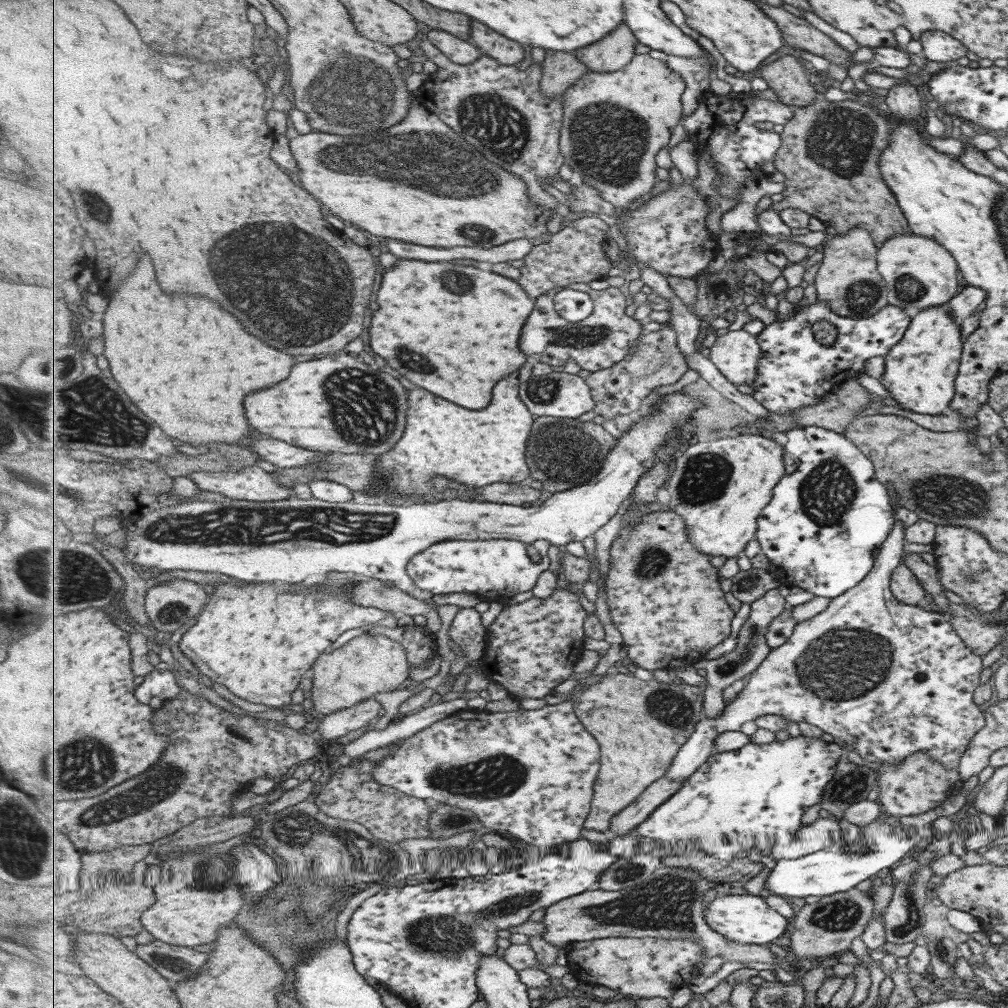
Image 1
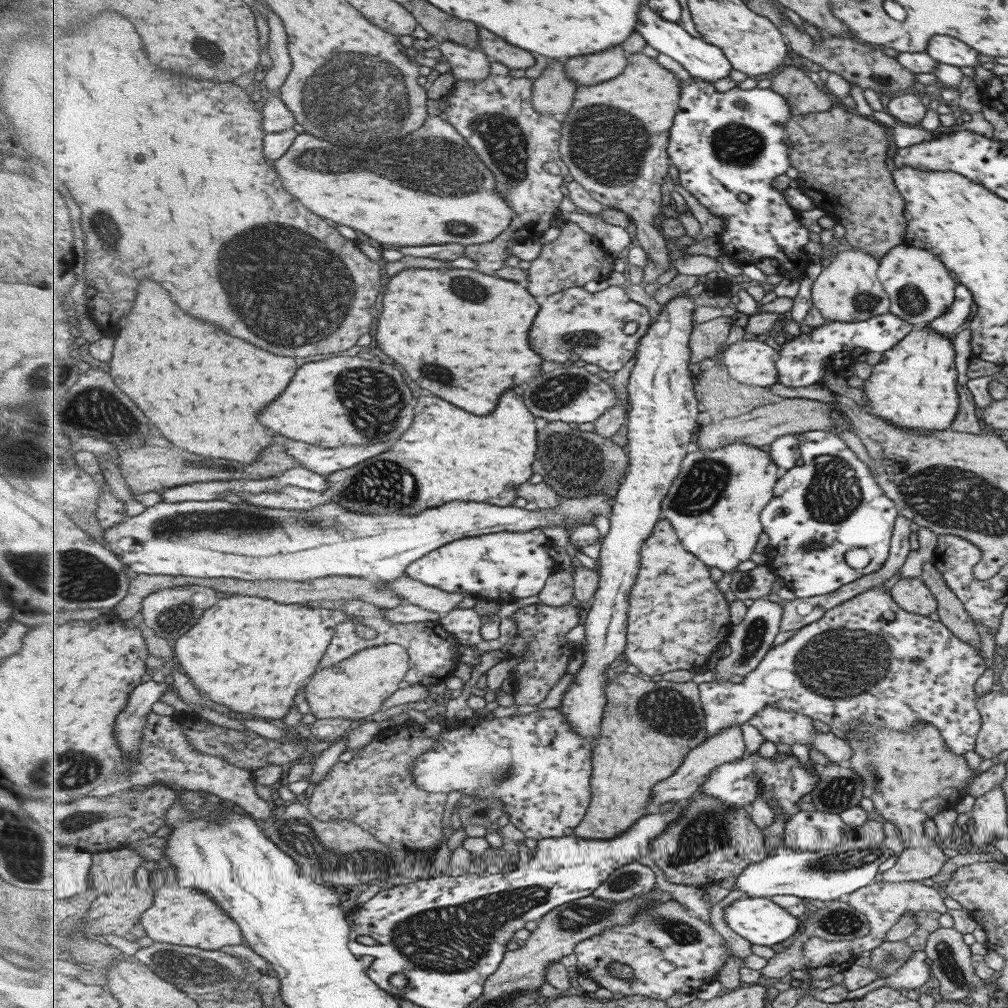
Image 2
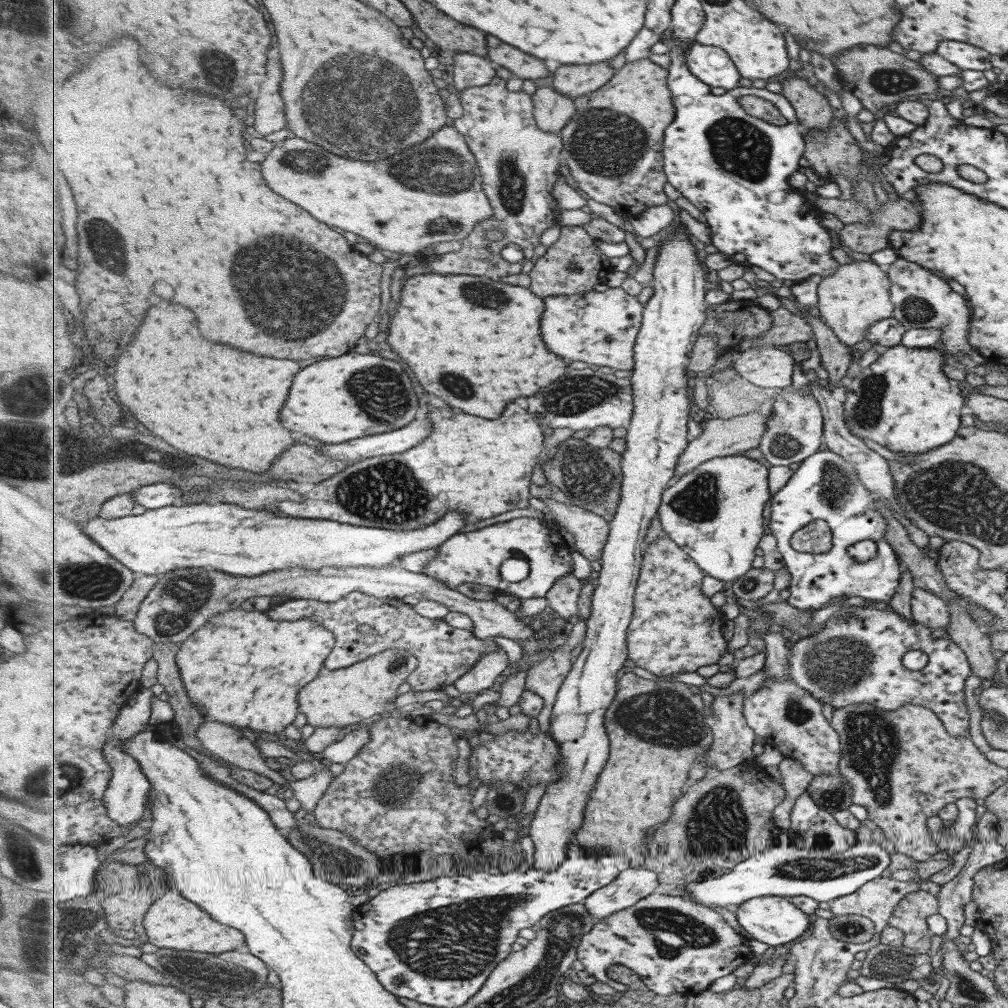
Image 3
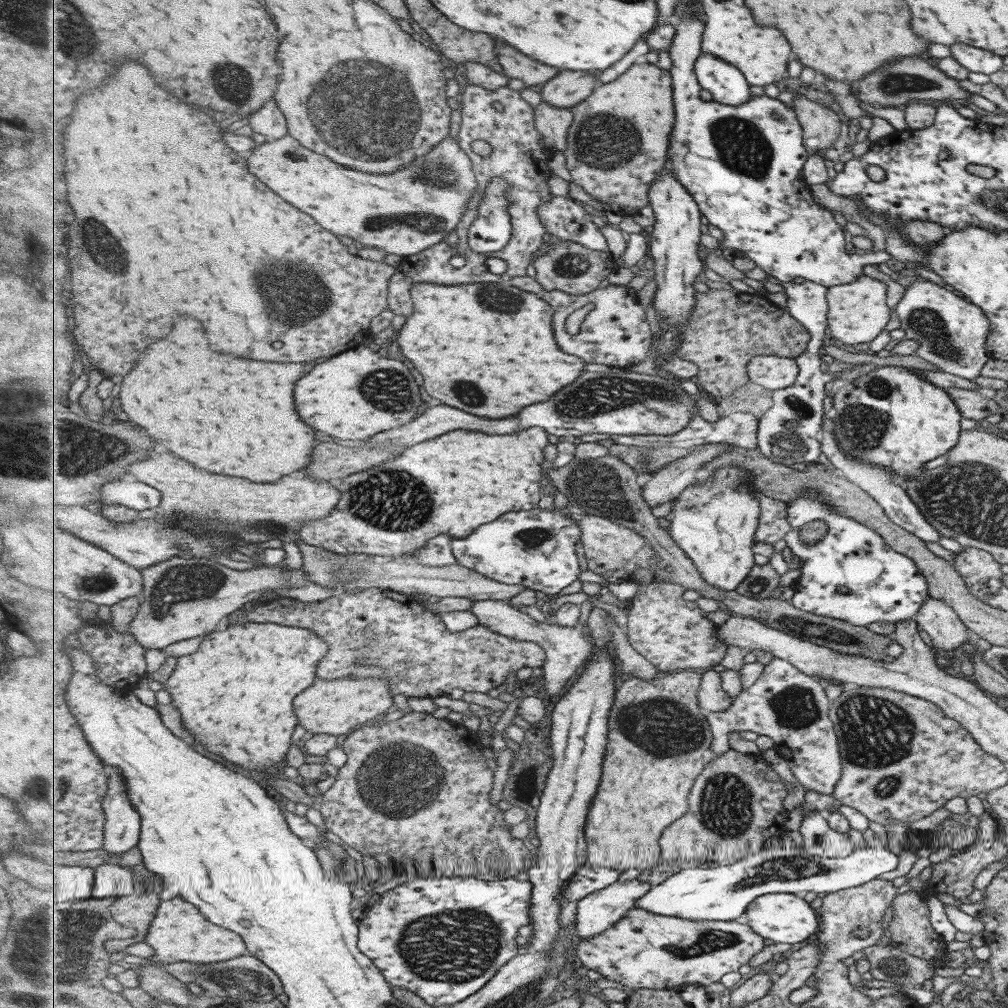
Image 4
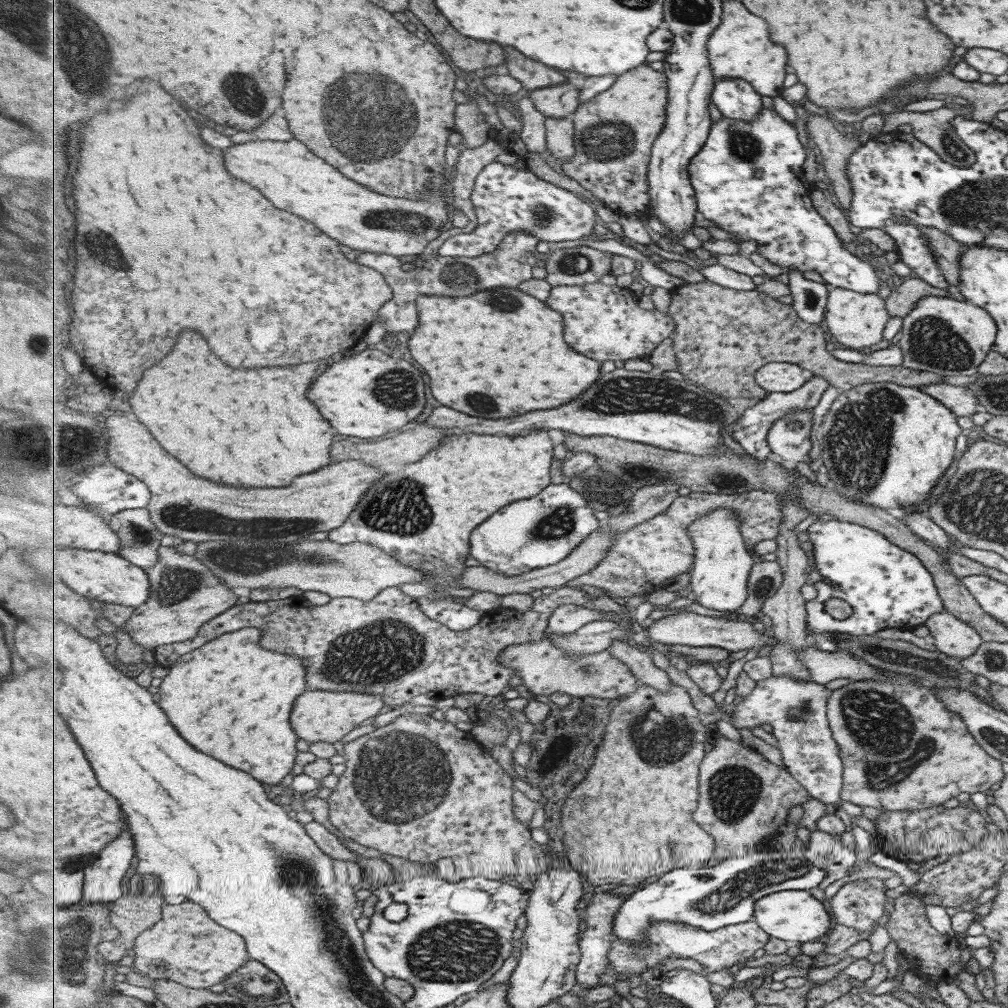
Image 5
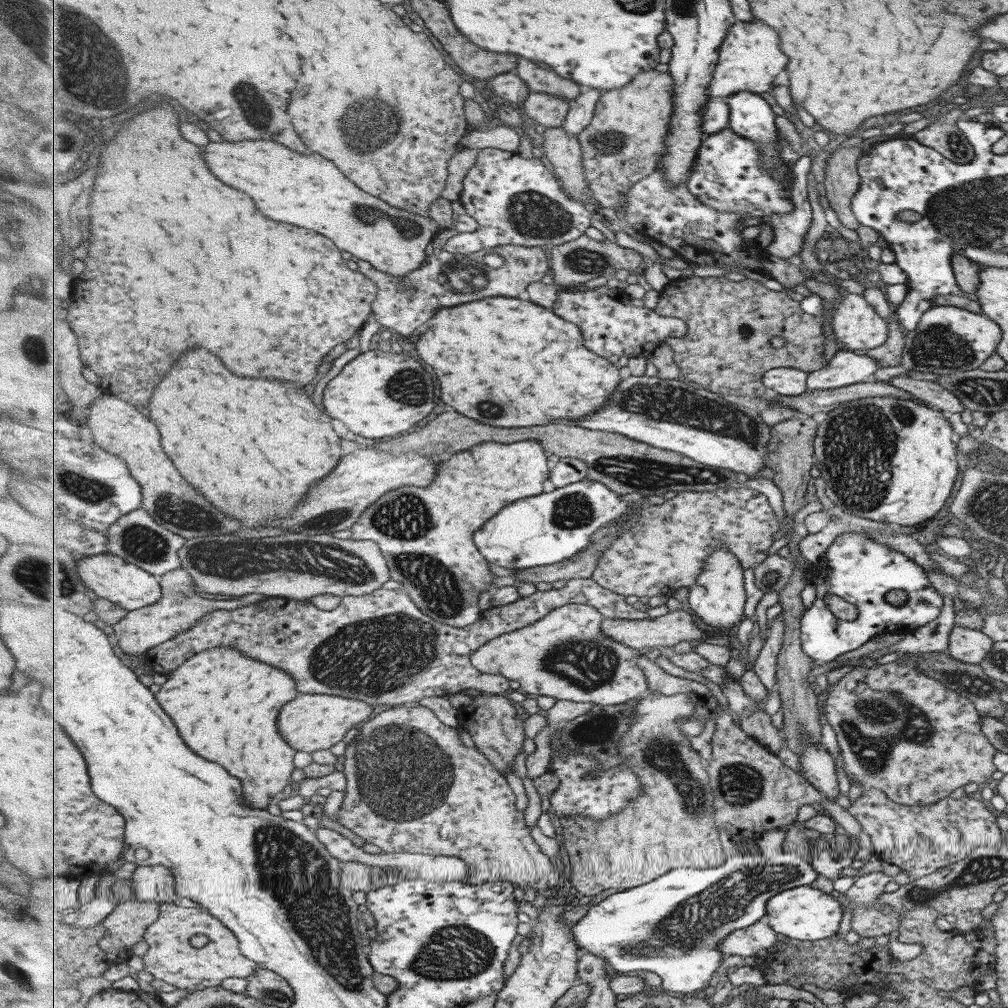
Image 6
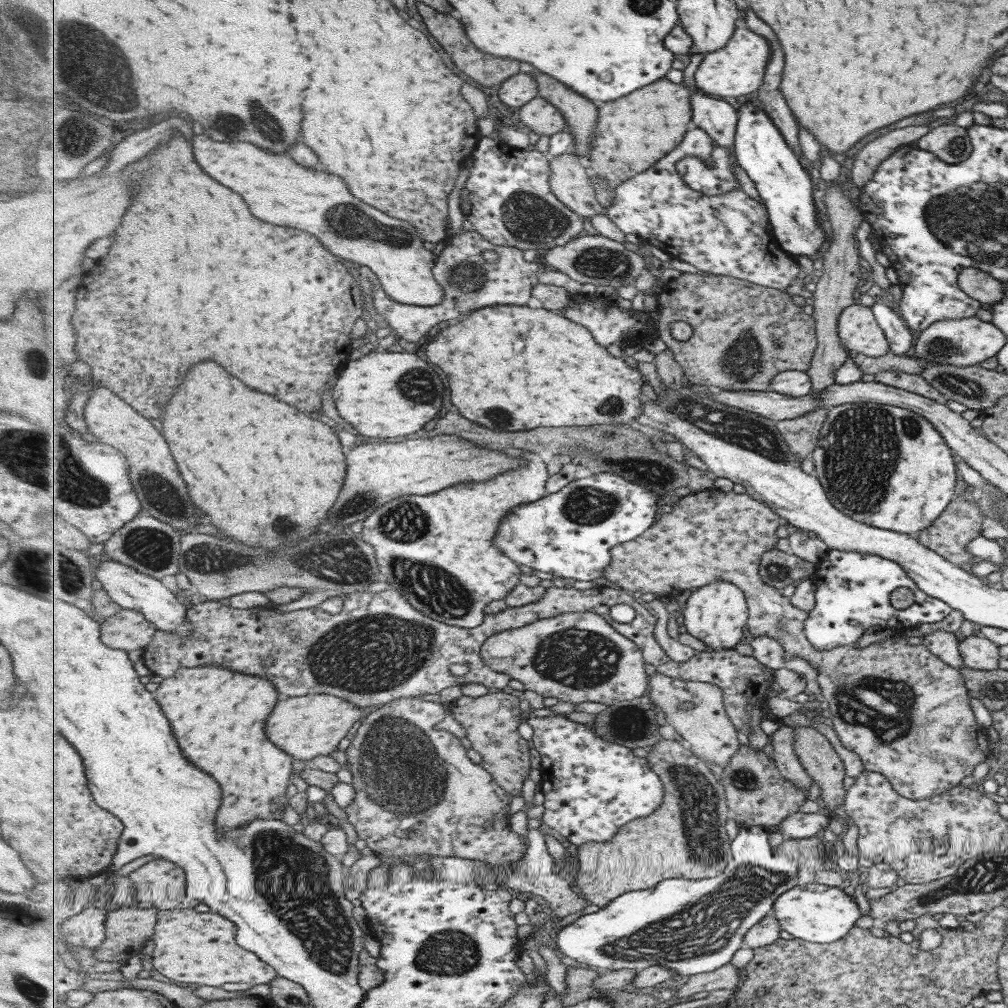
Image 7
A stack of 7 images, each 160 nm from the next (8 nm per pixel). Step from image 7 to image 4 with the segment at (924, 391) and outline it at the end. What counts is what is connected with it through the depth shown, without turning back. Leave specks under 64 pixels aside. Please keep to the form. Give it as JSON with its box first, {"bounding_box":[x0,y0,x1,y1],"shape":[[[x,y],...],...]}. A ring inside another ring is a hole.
{"bounding_box":[946,388,1000,423],"shape":[[[947,388],[946,393],[955,402],[962,418],[970,418],[982,423],[983,418],[991,414],[1000,414],[998,404],[987,393],[957,388]]]}

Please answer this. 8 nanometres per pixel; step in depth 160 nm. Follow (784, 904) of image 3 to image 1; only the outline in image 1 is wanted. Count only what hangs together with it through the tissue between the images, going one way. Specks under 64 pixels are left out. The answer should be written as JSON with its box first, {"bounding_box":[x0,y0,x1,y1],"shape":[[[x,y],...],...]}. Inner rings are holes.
{"bounding_box":[706,893,792,945],"shape":[[[765,893],[758,895],[733,894],[717,896],[706,907],[706,921],[713,930],[721,933],[730,941],[743,944],[766,945],[775,938],[781,938],[792,919],[781,916],[765,902]]]}

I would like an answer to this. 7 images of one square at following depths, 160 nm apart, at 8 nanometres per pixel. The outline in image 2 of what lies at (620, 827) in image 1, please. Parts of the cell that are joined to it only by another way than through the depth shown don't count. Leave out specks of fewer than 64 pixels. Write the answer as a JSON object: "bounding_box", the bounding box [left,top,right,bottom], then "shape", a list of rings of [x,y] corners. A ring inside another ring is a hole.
{"bounding_box":[648,725,747,814],"shape":[[[739,725],[727,727],[727,729],[723,729],[721,733],[708,737],[705,743],[687,754],[682,768],[675,771],[673,776],[666,778],[666,780],[662,780],[659,784],[654,786],[652,801],[648,806],[648,812],[651,814],[657,813],[659,806],[663,806],[663,804],[667,804],[667,802],[671,800],[686,801],[690,799],[702,787],[702,784],[705,784],[709,775],[712,775],[714,768],[725,766],[725,764],[731,764],[731,762],[737,762],[737,760],[743,760],[746,755],[747,746],[743,729],[741,729]]]}

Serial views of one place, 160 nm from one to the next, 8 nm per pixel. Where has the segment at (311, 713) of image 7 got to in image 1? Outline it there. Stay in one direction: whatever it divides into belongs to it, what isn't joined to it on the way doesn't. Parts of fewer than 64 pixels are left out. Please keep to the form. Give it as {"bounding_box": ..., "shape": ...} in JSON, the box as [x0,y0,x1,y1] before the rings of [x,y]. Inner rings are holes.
{"bounding_box":[307,635,413,716],"shape":[[[358,635],[347,641],[342,647],[325,652],[315,661],[308,678],[307,694],[311,696],[315,712],[327,716],[339,710],[352,709],[365,700],[375,699],[377,694],[397,691],[397,688],[409,679],[413,670],[408,652],[399,641],[385,635]]]}

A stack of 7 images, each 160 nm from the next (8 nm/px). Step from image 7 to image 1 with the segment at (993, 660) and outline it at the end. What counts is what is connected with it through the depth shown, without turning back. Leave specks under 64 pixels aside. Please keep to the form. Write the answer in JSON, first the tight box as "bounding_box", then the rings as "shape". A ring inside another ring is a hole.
{"bounding_box":[889,564,926,605],"shape":[[[903,564],[891,571],[889,579],[890,593],[903,604],[922,605],[926,593],[917,582],[913,573]]]}

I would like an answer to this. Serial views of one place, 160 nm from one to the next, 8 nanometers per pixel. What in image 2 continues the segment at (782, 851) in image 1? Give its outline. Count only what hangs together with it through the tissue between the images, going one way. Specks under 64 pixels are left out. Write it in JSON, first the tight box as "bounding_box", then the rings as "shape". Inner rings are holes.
{"bounding_box":[784,809,855,852],"shape":[[[815,809],[802,810],[791,817],[784,828],[785,846],[811,852],[831,850],[855,836],[853,828],[847,827],[837,815]]]}

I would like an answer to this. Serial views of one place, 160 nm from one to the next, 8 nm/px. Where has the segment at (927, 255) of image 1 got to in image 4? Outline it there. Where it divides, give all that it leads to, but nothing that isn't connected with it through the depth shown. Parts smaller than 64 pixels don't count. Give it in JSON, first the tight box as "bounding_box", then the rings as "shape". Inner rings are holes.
{"bounding_box":[894,282,988,380],"shape":[[[911,282],[894,306],[894,313],[904,332],[903,340],[913,340],[923,346],[913,353],[947,374],[967,380],[977,378],[985,361],[988,320],[983,311],[955,291],[931,282]]]}

